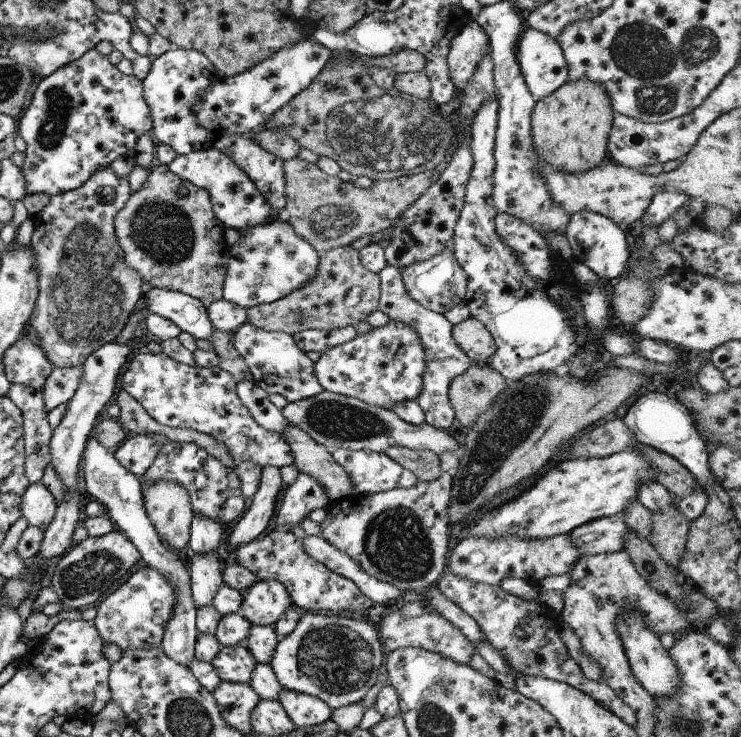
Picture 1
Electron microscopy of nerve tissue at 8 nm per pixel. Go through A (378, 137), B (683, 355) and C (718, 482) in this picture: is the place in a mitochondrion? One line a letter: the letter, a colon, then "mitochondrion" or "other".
A: mitochondrion
B: other
C: other

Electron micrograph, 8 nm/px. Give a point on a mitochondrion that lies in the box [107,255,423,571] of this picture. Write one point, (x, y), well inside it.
(337, 421)

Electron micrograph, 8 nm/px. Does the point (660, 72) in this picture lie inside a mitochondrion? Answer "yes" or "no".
yes

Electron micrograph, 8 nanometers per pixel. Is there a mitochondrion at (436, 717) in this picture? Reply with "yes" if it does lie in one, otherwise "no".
yes

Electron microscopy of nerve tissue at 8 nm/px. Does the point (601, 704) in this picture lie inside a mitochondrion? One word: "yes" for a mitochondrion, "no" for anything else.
no

